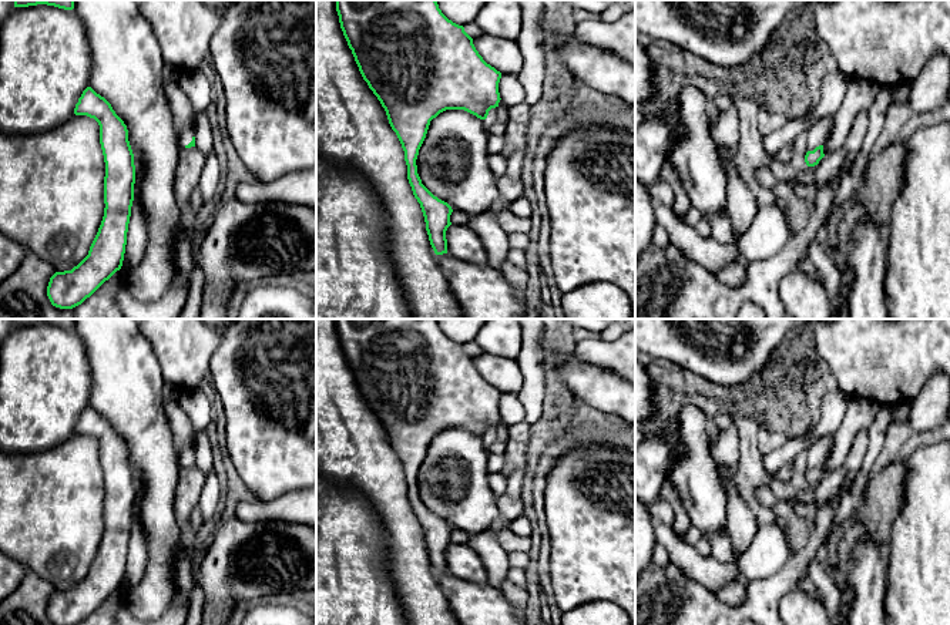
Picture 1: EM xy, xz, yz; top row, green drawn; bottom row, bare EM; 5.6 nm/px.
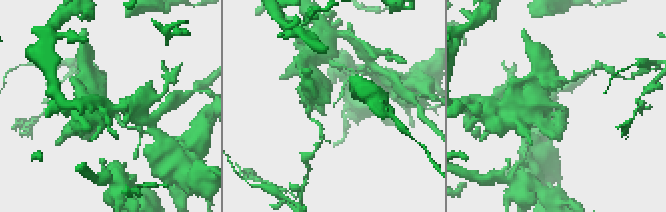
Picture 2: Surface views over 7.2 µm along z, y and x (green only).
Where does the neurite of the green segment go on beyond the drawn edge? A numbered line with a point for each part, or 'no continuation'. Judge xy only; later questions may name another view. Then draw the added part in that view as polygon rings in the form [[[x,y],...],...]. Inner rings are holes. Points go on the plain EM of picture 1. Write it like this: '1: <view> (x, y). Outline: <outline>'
1: xy (185, 453). Outline: [[[178,443],[178,461],[181,466],[188,464],[192,460],[192,456],[192,447]]]

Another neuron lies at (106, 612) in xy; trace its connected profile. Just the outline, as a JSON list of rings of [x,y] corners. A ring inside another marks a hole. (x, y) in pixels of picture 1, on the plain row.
[[[117,589],[108,599],[105,599],[90,616],[78,625],[118,625],[117,611],[125,605],[125,591]]]

